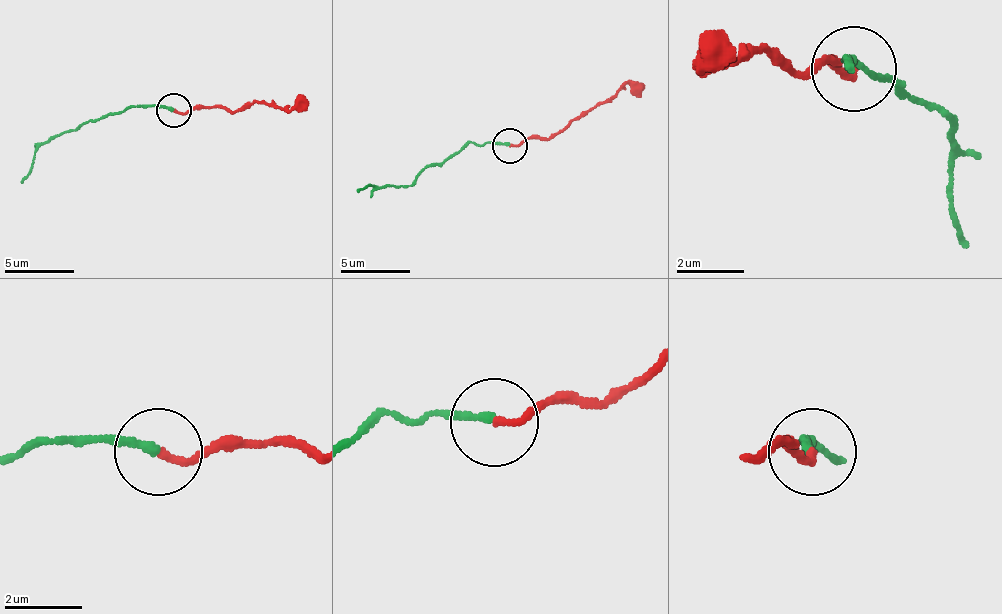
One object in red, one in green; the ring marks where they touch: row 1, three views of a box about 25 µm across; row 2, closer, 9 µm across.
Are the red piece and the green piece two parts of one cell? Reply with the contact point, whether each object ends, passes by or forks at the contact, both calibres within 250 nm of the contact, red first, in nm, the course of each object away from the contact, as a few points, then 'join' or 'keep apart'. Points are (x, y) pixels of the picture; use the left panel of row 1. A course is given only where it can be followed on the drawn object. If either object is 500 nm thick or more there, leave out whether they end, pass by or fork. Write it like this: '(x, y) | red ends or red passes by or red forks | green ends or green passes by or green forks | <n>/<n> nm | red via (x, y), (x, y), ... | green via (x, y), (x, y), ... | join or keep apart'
(173, 110) | red ends | green ends | 180/220 nm | red via (174, 109), (226, 109), (237, 112), (268, 102), (292, 106), (306, 102) | green via (174, 109), (129, 106), (73, 130), (63, 130), (39, 147), (32, 171), (21, 182) | join

